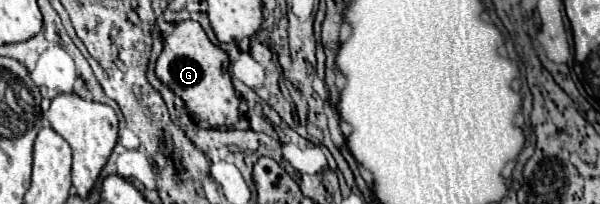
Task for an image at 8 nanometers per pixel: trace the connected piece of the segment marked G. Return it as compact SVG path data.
M186 20L178 22L174 32L164 40L164 50L156 62L156 74L176 96L184 100L190 114L208 122L212 128L230 128L240 120L240 98L236 96L232 78L224 64L228 64L228 54L208 40L198 22Z

